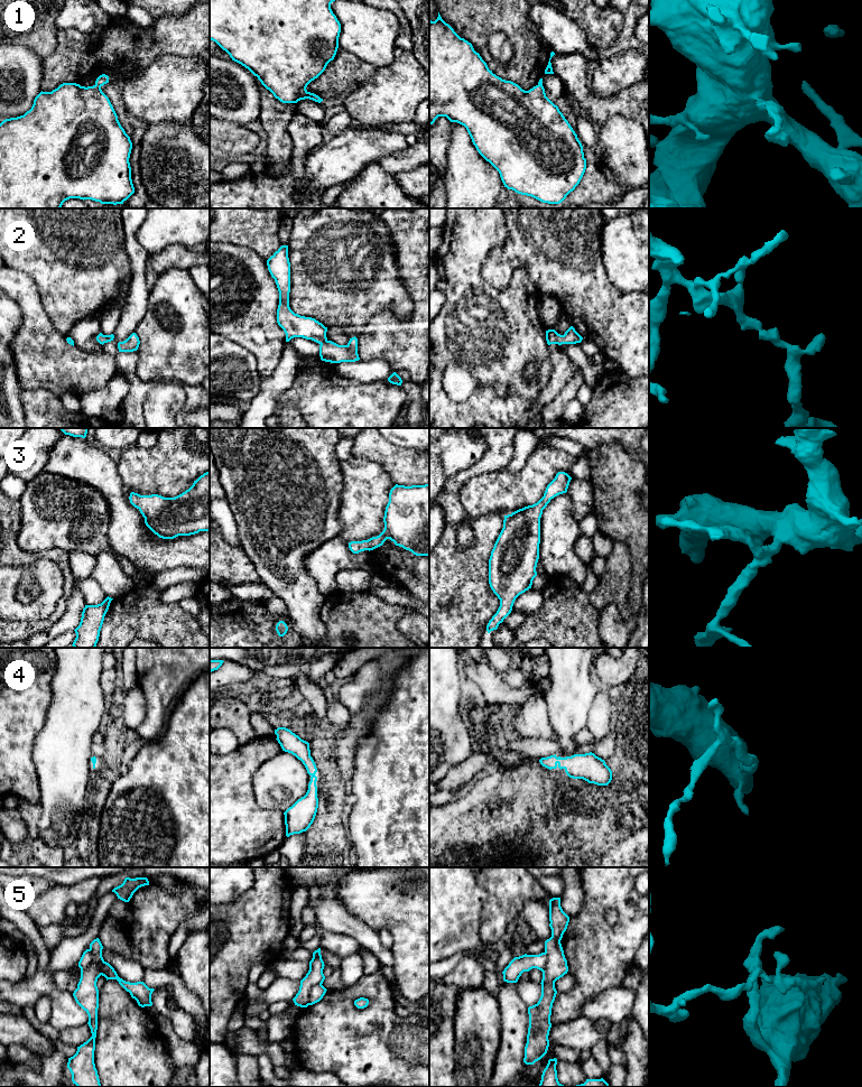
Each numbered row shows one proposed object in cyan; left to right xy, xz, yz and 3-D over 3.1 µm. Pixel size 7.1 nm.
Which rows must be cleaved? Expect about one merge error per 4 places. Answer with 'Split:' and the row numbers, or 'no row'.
Split: 5

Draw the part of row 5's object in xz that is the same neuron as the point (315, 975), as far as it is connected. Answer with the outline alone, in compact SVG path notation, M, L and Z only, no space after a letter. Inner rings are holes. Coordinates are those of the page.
M321 948L313 953L313 958L309 961L309 970L300 981L299 991L293 998L295 1005L307 1007L309 1005L309 991L314 985L323 984L325 976L323 974L324 961L321 955Z

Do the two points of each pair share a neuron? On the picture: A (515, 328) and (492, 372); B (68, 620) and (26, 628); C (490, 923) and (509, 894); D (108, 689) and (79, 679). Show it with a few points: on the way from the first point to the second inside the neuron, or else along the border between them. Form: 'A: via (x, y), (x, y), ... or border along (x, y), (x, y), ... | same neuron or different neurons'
A: via (503, 340), (496, 347), (496, 355), (492, 361) | same neuron
B: border along (67, 598), (64, 614), (48, 628), (33, 634) | different neurons
C: via (497, 917), (506, 901) | same neuron
D: border along (102, 670), (100, 687), (105, 698) | different neurons

